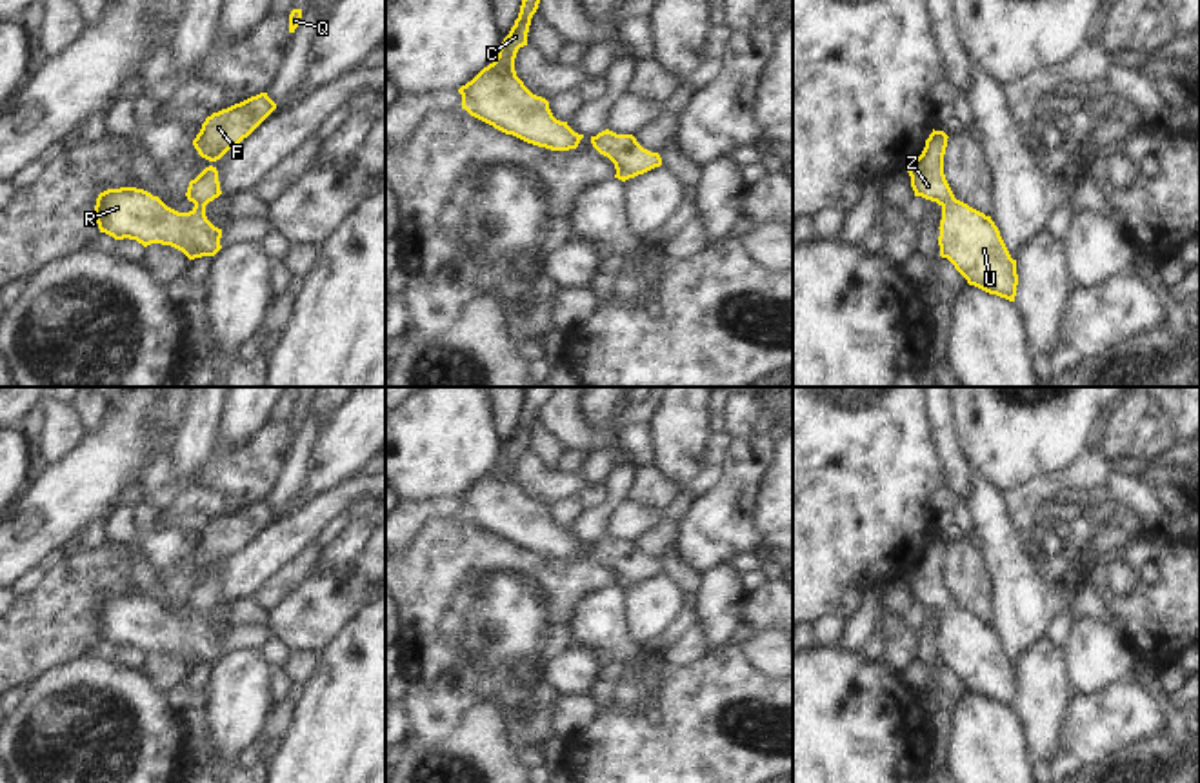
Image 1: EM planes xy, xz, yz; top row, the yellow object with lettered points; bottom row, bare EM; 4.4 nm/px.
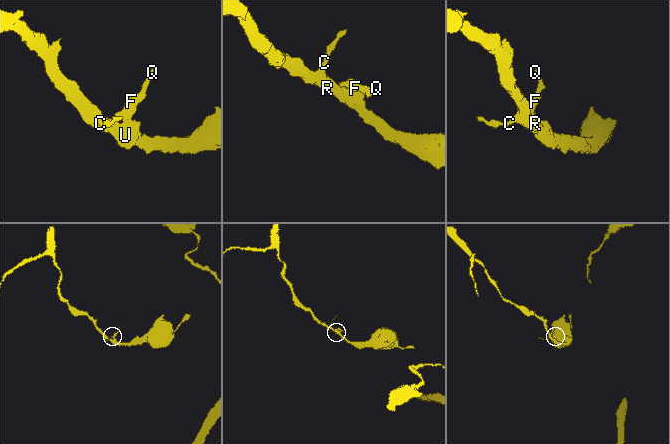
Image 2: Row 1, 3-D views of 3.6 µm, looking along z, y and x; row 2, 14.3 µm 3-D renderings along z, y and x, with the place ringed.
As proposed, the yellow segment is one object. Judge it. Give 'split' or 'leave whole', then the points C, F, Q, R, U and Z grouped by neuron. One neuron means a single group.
leave whole; groups C F Q R U Z

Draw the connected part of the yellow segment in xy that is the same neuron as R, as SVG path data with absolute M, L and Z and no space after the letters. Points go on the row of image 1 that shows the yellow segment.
M205 167L189 182L187 200L195 203L189 213L178 213L167 207L158 196L136 187L107 189L98 194L95 214L100 233L115 240L136 240L144 247L151 243L171 245L182 251L189 260L215 256L222 245L222 229L215 227L205 216L205 205L222 194L216 167Z

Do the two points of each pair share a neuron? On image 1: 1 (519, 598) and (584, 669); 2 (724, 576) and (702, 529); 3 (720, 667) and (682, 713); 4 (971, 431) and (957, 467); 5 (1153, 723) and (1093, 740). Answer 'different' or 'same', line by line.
1: different
2: different
3: same
4: different
5: same

